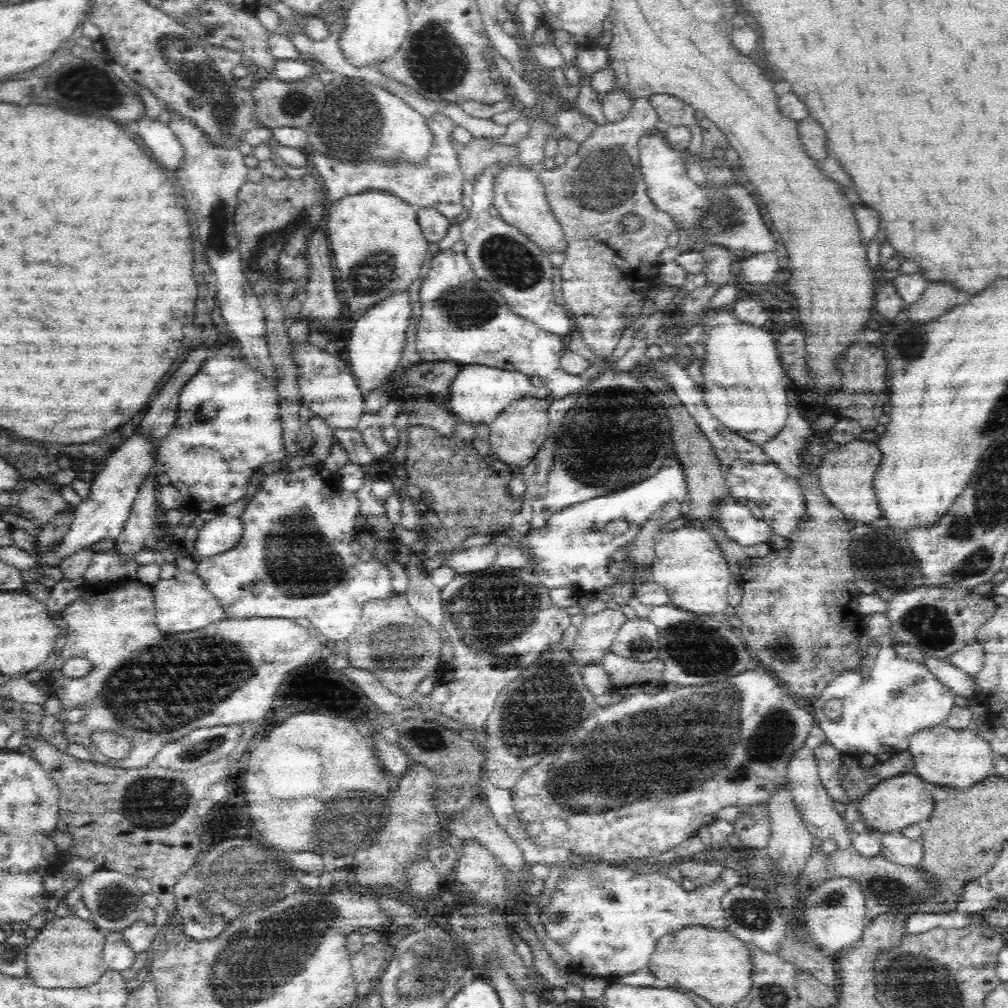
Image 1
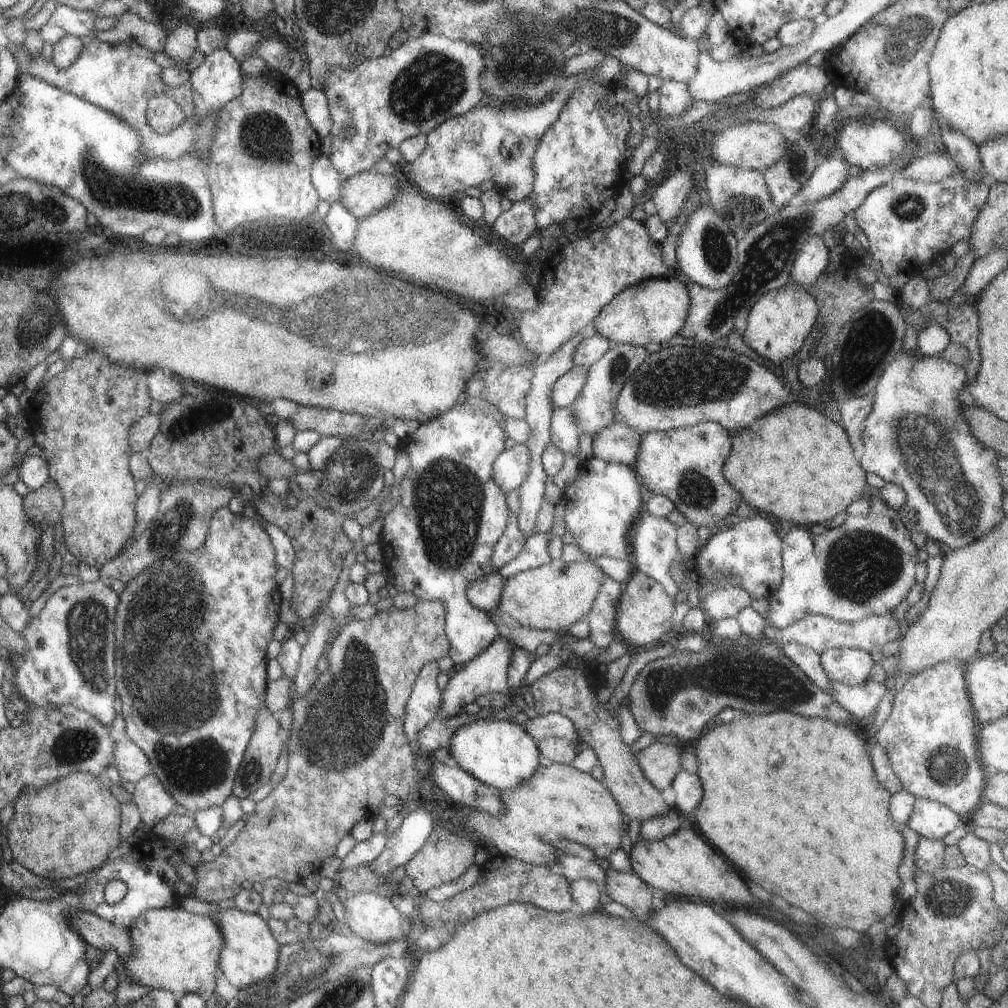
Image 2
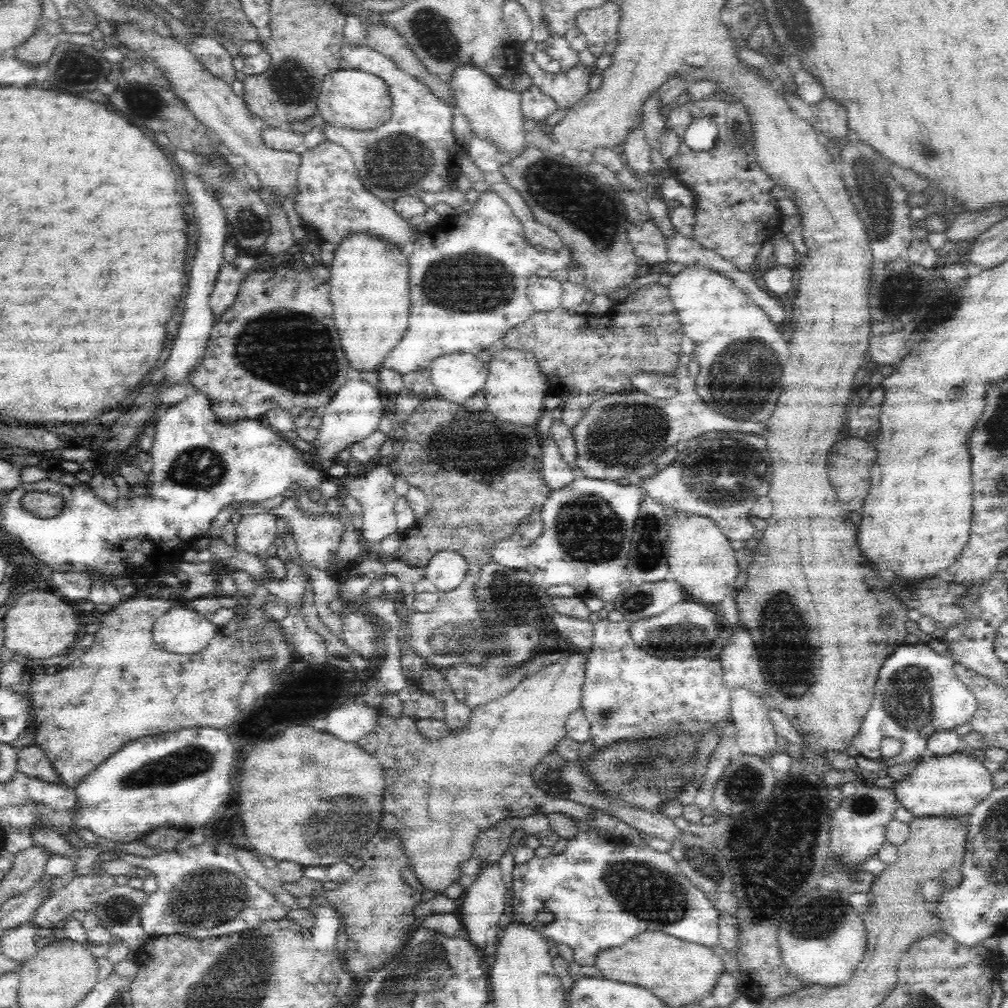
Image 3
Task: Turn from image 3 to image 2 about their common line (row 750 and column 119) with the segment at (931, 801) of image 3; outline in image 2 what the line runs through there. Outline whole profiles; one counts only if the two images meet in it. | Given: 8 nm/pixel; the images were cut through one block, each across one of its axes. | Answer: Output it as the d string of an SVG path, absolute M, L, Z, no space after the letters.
M181 907L146 910L129 928L133 952L119 961L133 985L149 986L181 994L212 992L220 977L217 964L223 948L223 936L215 916L186 912Z

